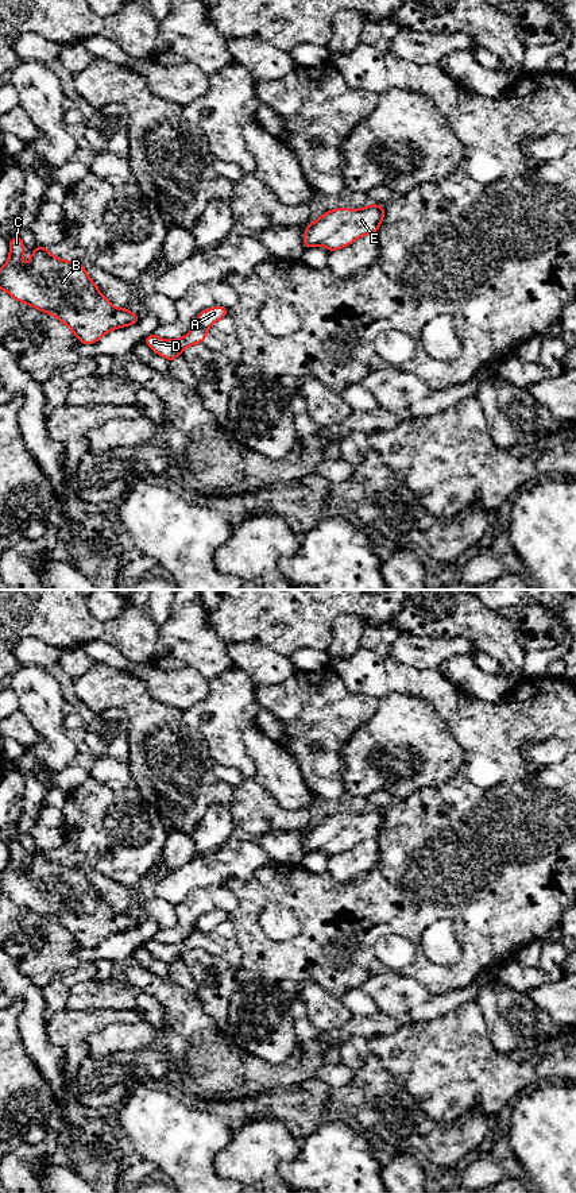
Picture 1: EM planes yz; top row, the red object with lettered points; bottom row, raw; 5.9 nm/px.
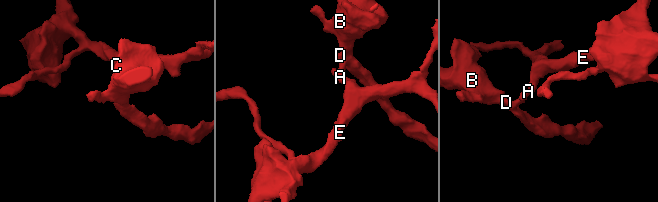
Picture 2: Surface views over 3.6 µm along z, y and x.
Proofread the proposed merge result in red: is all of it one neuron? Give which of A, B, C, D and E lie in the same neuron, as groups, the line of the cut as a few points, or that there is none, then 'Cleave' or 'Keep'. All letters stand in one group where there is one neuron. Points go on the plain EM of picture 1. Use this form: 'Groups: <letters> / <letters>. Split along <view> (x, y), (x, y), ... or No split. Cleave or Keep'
Groups: A E / B C D. Split along yz (194, 930), (205, 933). Cleave

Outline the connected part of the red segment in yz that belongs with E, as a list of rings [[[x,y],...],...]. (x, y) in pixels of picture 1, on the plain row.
[[[370,808],[360,814],[336,812],[306,829],[305,853],[324,850],[328,856],[341,854],[359,842],[378,838],[384,811]]]

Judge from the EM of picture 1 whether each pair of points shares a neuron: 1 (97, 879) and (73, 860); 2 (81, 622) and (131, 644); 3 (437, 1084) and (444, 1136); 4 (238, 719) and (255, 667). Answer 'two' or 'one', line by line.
1: one
2: one
3: two
4: two

